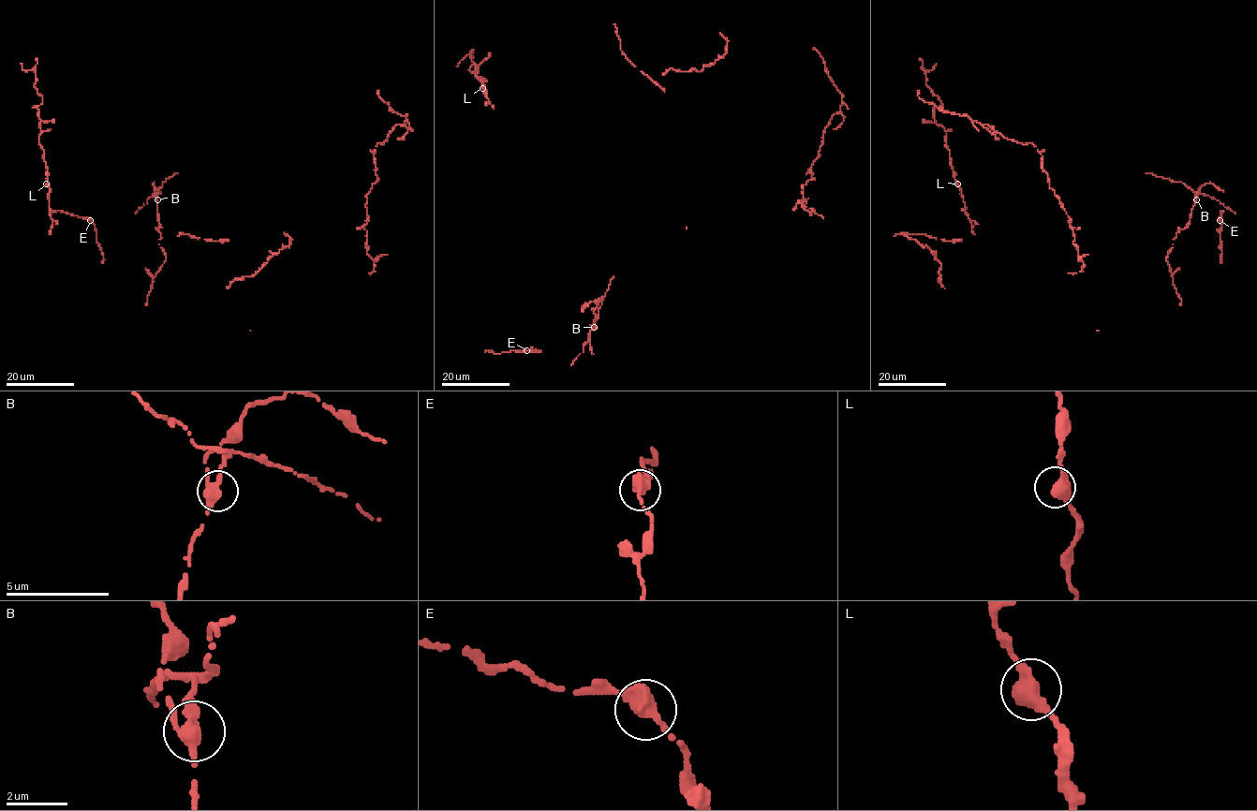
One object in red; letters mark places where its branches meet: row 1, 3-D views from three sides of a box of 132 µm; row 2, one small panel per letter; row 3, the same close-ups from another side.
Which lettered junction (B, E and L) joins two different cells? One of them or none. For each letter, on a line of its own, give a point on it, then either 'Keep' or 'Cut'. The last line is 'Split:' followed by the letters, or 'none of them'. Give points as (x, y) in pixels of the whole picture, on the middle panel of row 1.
B: Place: (594, 327). Cut
E: Place: (526, 350). Keep
L: Place: (482, 88). Keep
Split: B

